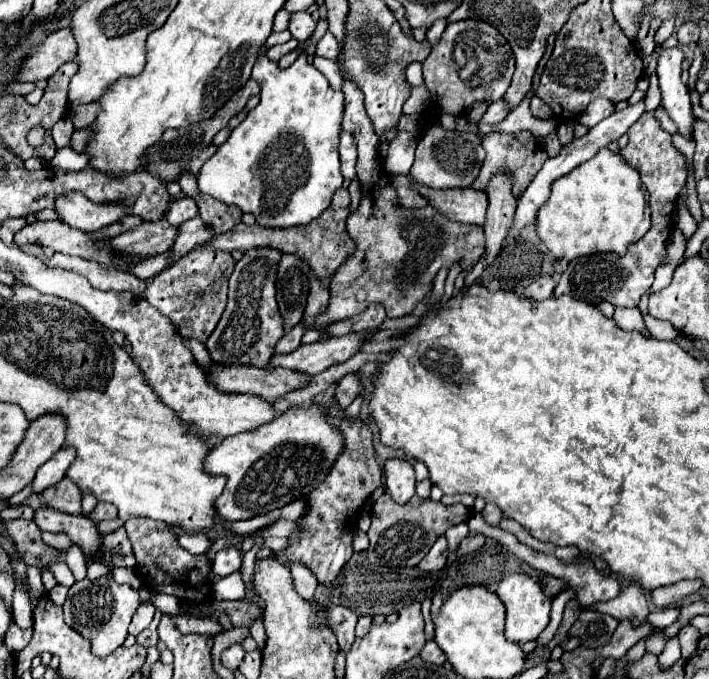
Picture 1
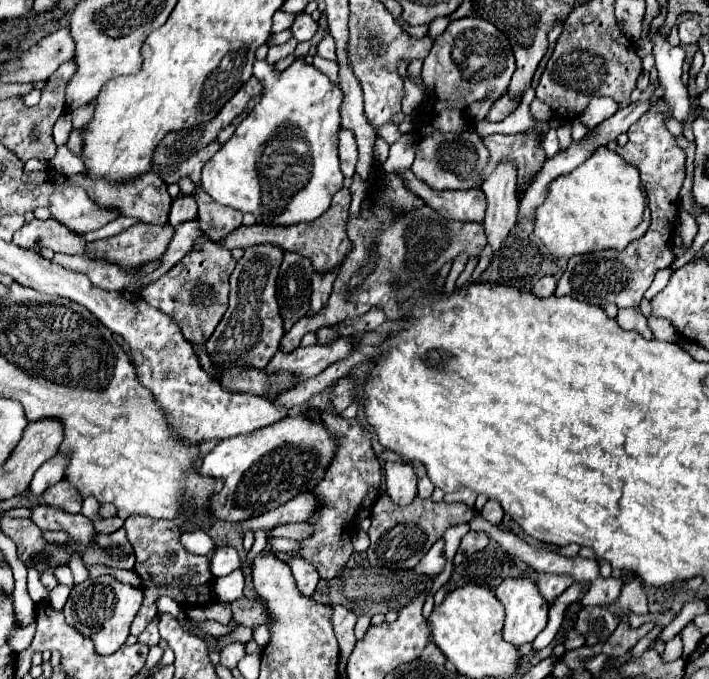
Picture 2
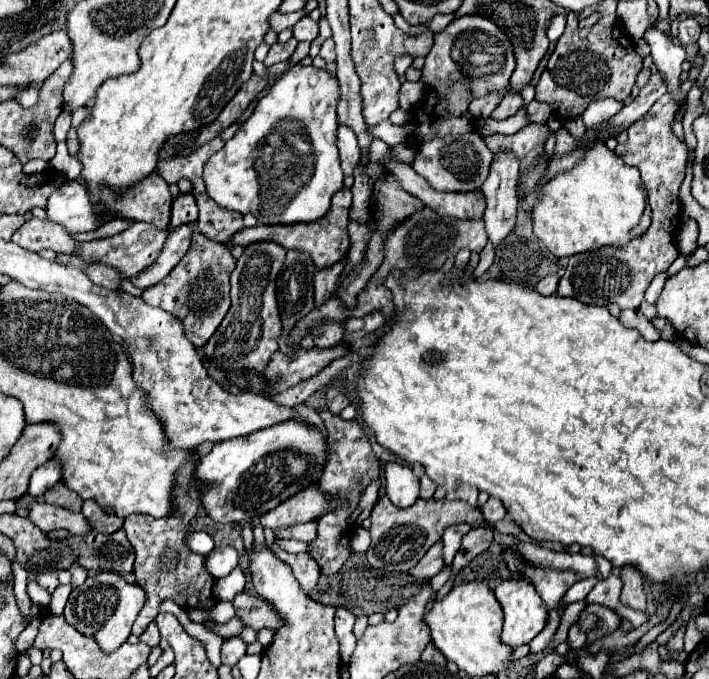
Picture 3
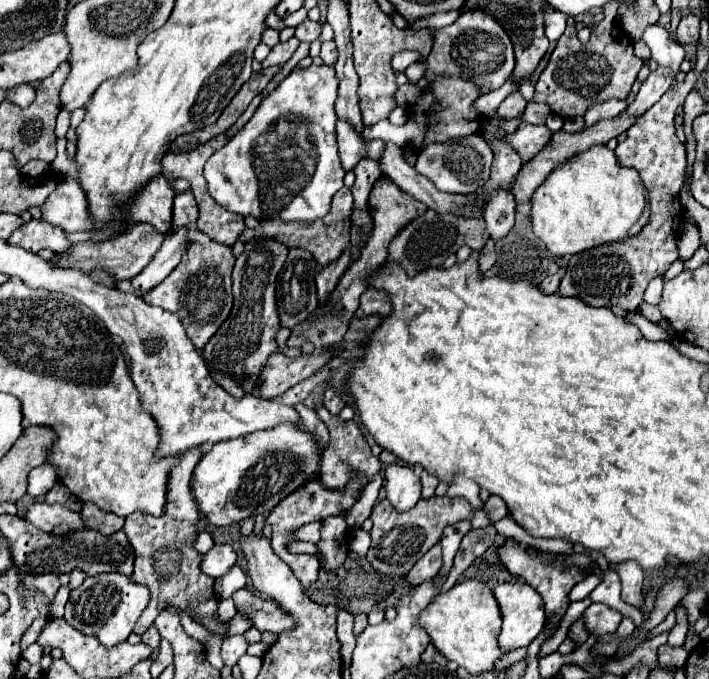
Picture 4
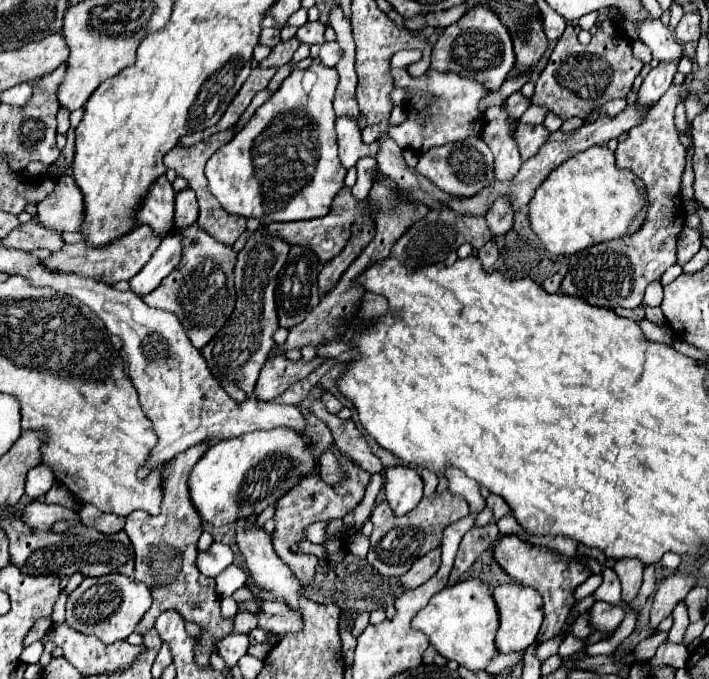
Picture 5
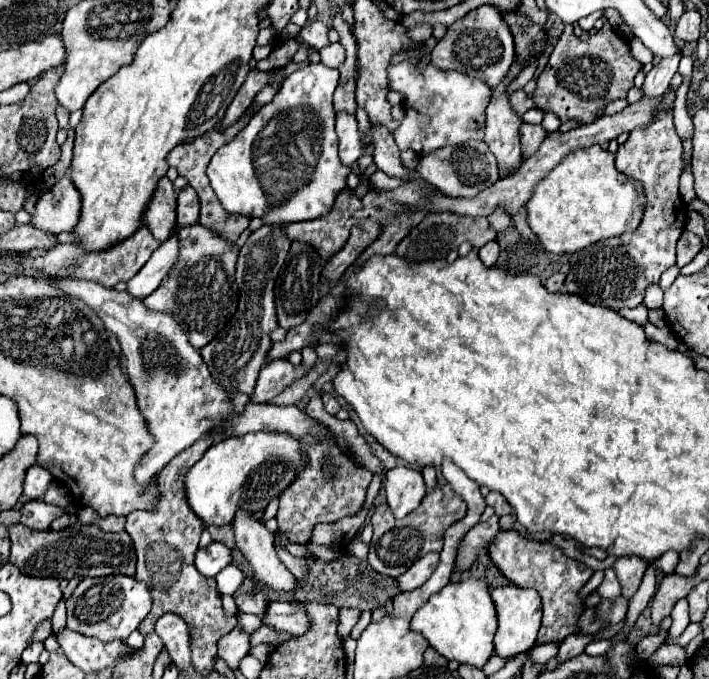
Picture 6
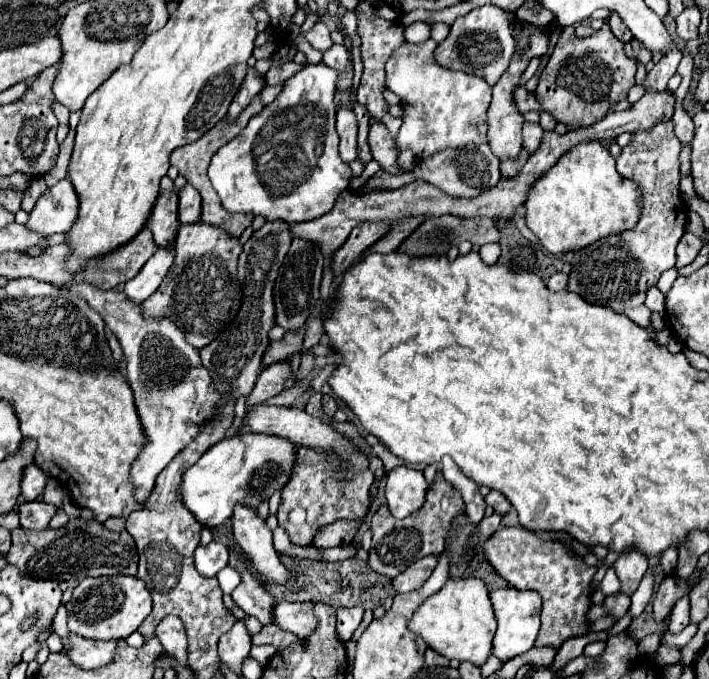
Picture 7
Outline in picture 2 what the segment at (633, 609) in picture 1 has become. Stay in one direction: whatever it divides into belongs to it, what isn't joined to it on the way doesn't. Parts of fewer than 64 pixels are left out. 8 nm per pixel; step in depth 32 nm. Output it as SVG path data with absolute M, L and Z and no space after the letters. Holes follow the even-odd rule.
M628 572L624 576L624 588L622 588L618 602L608 610L616 612L616 616L620 616L622 610L632 610L636 614L648 614L648 600L646 600L646 594L642 588L644 586L642 586L640 578Z

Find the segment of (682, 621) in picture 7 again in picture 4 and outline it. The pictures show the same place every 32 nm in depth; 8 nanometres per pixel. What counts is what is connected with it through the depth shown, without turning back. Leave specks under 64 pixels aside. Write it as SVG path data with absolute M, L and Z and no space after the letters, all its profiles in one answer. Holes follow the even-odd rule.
M678 606L678 608L676 608L676 624L674 624L674 628L670 630L670 634L668 634L668 644L672 644L672 646L682 646L682 644L684 644L684 638L686 638L686 632L688 632L686 608L684 608L684 606Z

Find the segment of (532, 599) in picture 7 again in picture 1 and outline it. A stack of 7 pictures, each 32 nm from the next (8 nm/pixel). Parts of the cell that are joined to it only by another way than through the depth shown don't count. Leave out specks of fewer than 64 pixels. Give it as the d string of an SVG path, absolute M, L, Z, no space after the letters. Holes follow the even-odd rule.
M526 574L506 576L498 584L496 594L502 600L502 604L506 606L506 630L504 630L504 636L506 636L508 642L524 644L528 640L536 640L538 634L548 626L552 600L548 600L544 596L544 592L540 592L540 584L536 580L532 580L530 576L526 576Z

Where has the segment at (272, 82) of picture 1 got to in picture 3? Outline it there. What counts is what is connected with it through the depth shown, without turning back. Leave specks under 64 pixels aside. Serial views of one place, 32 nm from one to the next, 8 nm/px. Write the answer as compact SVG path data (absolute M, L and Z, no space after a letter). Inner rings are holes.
M258 60L253 62L253 72L268 78L272 88L260 98L254 114L242 124L242 128L204 164L206 190L216 204L242 215L258 216L259 212L266 212L266 216L276 216L280 224L318 220L328 212L330 200L342 188L344 180L336 148L336 100L340 100L336 78L324 68L296 64L276 80L276 76L270 76L268 68Z

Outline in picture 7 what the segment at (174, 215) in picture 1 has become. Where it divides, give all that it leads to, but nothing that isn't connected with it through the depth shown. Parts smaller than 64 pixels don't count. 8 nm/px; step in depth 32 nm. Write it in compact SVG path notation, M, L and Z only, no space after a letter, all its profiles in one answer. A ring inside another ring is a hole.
M186 184L180 190L180 224L192 224L200 220L202 198L192 184Z

